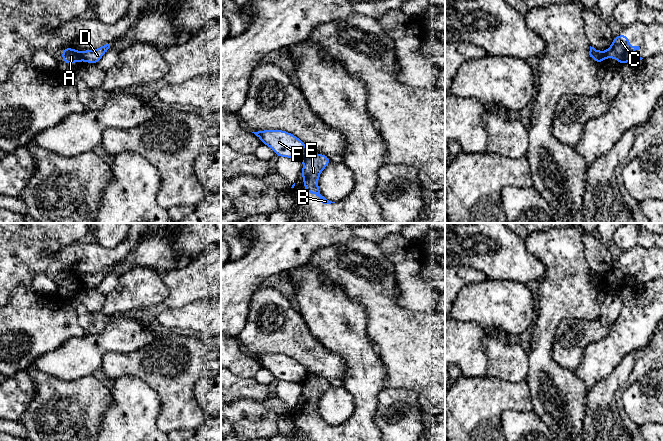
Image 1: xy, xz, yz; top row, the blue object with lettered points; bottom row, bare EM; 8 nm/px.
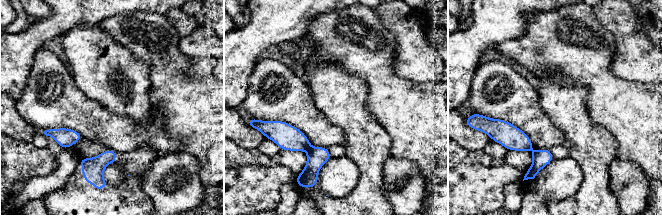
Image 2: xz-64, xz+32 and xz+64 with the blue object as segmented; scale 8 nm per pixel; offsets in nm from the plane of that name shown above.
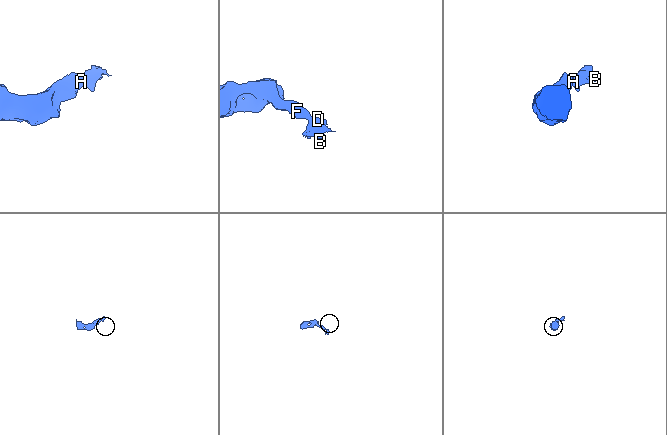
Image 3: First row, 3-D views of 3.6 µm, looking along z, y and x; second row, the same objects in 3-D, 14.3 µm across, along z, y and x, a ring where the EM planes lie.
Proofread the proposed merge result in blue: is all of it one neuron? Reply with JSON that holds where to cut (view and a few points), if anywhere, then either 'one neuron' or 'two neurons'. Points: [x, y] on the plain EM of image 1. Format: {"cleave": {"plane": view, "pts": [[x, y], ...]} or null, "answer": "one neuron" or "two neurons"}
{"cleave": {"plane": "xy", "pts": [[79, 276], [81, 284]]}, "answer": "two neurons"}

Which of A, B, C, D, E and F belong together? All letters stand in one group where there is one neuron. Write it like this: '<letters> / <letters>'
A F / B C D E

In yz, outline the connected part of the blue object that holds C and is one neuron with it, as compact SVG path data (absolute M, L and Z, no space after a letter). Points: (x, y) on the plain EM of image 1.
M618 258L613 262L612 269L603 276L604 284L606 282L615 282L620 289L636 284L642 284L639 278L632 278L632 274L639 274L639 270L631 270L629 268L628 259Z

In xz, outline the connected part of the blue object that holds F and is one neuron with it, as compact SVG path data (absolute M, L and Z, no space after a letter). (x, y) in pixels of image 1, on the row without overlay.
M262 354L254 357L261 367L269 370L278 381L303 383L308 377L305 367L284 354Z

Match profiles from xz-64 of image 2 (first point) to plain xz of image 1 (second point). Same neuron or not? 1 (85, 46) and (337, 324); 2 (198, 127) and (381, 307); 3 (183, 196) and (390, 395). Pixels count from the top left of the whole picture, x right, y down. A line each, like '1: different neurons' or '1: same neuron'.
1: same neuron
2: same neuron
3: same neuron

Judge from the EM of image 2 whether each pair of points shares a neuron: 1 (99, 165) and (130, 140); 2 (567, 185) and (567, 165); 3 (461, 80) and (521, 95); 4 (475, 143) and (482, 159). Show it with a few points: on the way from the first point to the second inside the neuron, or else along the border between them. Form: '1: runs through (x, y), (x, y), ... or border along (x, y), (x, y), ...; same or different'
1: border along (139, 147), (127, 151), (110, 150); different
2: runs through (565, 180), (567, 170); same
3: border along (481, 62), (473, 76), (470, 94), (466, 101); different
4: border along (458, 143), (469, 150), (482, 150); different

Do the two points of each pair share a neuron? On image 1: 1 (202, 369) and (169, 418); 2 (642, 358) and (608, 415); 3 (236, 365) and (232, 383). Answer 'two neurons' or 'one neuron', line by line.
1: one neuron
2: two neurons
3: two neurons

